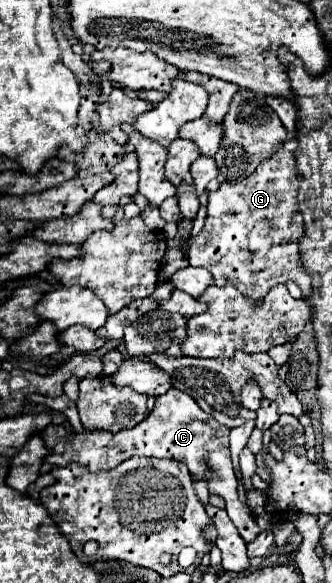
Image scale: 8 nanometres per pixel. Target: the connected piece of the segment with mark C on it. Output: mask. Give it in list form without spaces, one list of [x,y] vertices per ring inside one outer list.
[[[170,388],[164,396],[156,398],[152,412],[136,428],[112,434],[112,432],[68,432],[62,424],[48,424],[40,436],[44,440],[44,446],[48,448],[48,456],[44,460],[58,466],[78,462],[78,464],[88,464],[92,472],[100,472],[100,470],[112,470],[120,462],[132,456],[172,458],[172,460],[186,462],[190,476],[194,480],[206,480],[210,486],[210,492],[222,494],[222,498],[226,500],[228,516],[232,518],[240,536],[246,542],[250,542],[258,536],[260,530],[254,522],[250,508],[242,504],[236,494],[238,482],[230,464],[228,432],[230,430],[222,426],[216,418],[206,414],[192,396],[188,396],[182,390]]]

